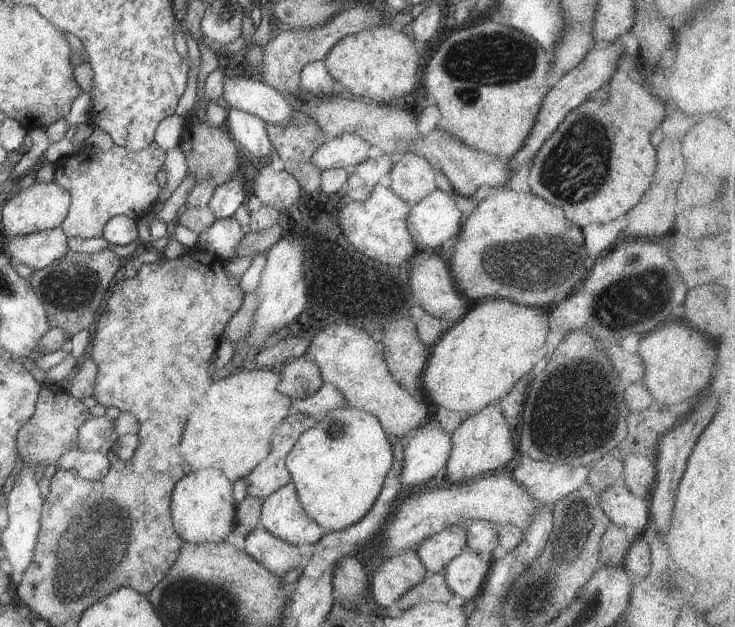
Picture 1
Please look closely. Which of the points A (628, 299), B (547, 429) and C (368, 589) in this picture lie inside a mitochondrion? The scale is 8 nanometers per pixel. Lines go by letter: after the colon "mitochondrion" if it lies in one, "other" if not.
A: mitochondrion
B: mitochondrion
C: other

